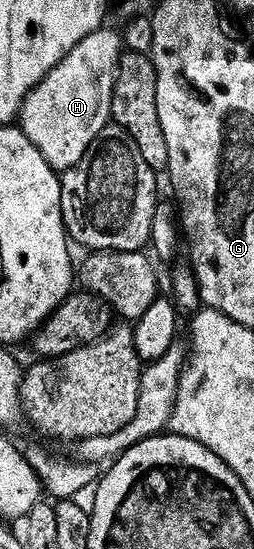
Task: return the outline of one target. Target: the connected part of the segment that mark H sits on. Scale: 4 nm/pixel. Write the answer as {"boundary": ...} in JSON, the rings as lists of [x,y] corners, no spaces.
{"boundary":[[[92,30],[71,52],[63,55],[35,85],[21,102],[19,129],[39,148],[43,160],[58,172],[72,168],[95,136],[110,125],[113,80],[119,65],[122,39],[113,30]]]}

